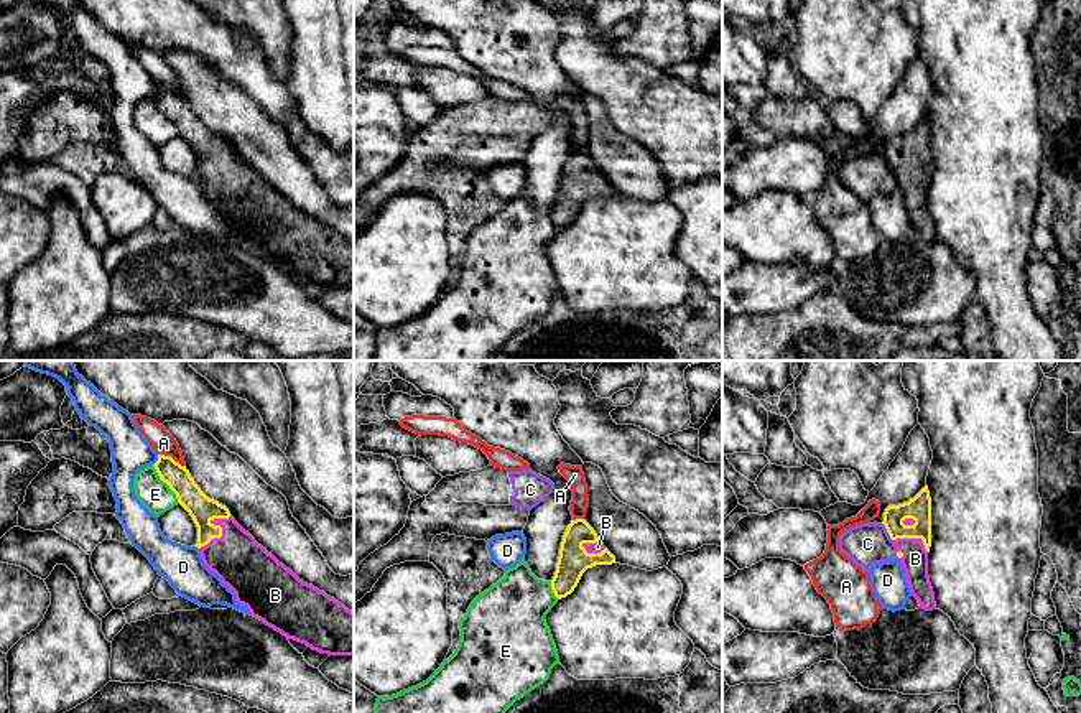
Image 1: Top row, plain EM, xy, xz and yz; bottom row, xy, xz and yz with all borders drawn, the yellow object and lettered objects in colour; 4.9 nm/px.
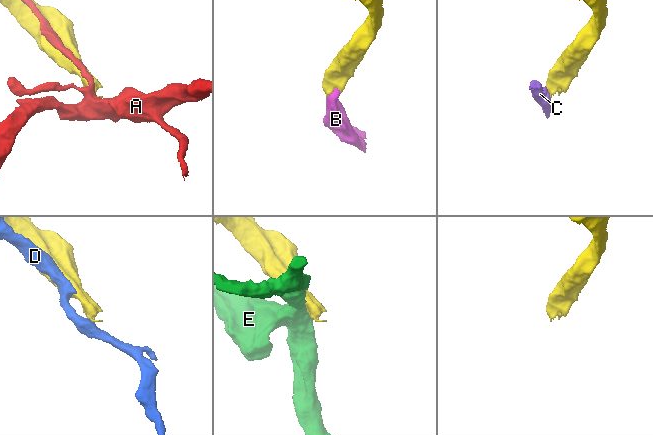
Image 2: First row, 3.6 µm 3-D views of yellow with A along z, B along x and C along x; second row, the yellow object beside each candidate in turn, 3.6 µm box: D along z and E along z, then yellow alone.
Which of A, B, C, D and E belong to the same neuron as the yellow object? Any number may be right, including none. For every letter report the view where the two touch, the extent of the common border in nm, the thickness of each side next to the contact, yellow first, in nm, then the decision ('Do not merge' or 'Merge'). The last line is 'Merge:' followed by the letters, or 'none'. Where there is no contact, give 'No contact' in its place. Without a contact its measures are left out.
A: Touches yellow in xy. Shared border 150 nm. Thickness 120 nm (yellow) against 110 nm. Do not merge
B: Touches yellow in xy. Shared border 220 nm. Thickness 130 nm (yellow) against 260 nm. Merge
C: Touches yellow in yz. Shared border 110 nm. Thickness 120 nm (yellow) against 200 nm. Do not merge
D: Touches yellow in xy. Shared border 60 nm. Thickness 120 nm (yellow) against 190 nm. Do not merge
E: Touches yellow in xy. Shared border 240 nm. Thickness 130 nm (yellow) against 150 nm. Do not merge
Merge: B

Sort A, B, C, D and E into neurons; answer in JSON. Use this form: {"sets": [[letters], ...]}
{"sets": [["A"], ["B"], ["C"], ["D"], ["E"]]}

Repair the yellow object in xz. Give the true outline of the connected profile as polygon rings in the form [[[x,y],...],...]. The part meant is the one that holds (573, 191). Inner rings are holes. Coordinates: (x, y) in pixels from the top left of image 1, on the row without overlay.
[[[584,150],[571,151],[563,166],[551,221],[558,231],[566,229],[587,199],[612,194],[615,188],[604,178],[594,160]]]

